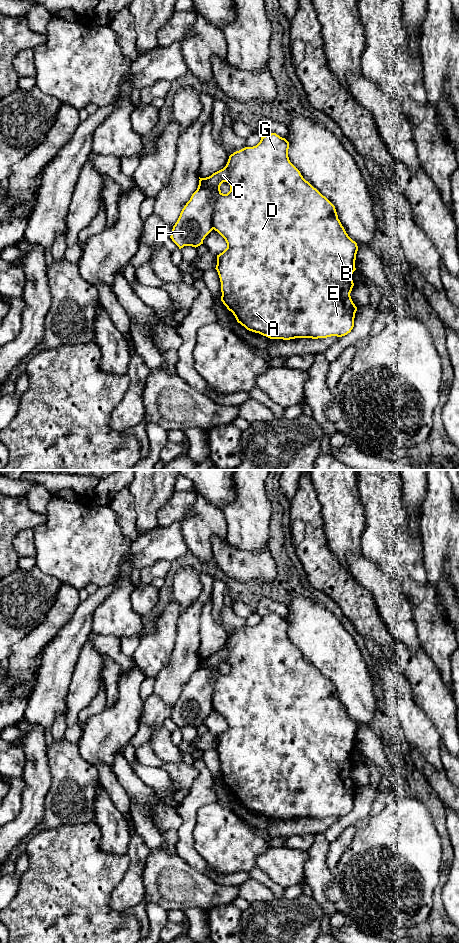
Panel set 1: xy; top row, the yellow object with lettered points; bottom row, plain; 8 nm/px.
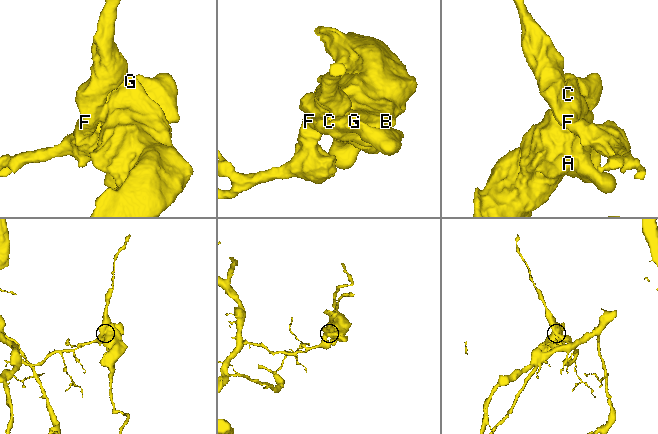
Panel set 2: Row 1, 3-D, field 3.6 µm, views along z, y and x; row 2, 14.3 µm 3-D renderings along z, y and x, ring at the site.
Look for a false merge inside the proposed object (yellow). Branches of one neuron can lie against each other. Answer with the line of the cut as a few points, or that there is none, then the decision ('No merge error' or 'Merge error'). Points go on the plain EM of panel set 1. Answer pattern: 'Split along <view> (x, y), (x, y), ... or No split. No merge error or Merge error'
No split. No merge error

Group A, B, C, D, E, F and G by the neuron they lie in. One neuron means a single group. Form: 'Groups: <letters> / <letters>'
Groups: A B C D E F G

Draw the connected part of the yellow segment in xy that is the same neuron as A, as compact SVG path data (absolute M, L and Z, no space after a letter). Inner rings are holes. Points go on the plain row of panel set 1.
M276 613L261 617L260 622L253 627L245 627L229 636L226 646L206 658L199 657L197 670L182 689L180 696L173 706L170 718L179 727L198 727L203 724L205 717L214 709L226 721L227 728L217 735L216 750L221 762L221 781L233 793L238 803L247 810L259 813L270 819L290 820L295 818L327 818L342 817L351 812L354 807L354 798L357 787L353 783L350 773L354 766L352 754L356 750L355 740L358 726L346 713L335 689L335 686L314 668L301 655L300 651L290 642L288 637L289 622ZM223 662L230 665L230 671L223 674L220 666Z

